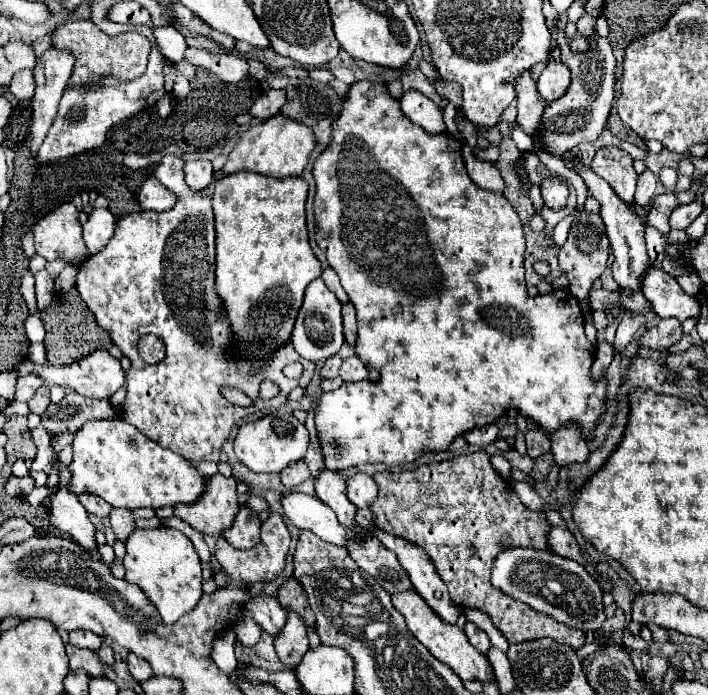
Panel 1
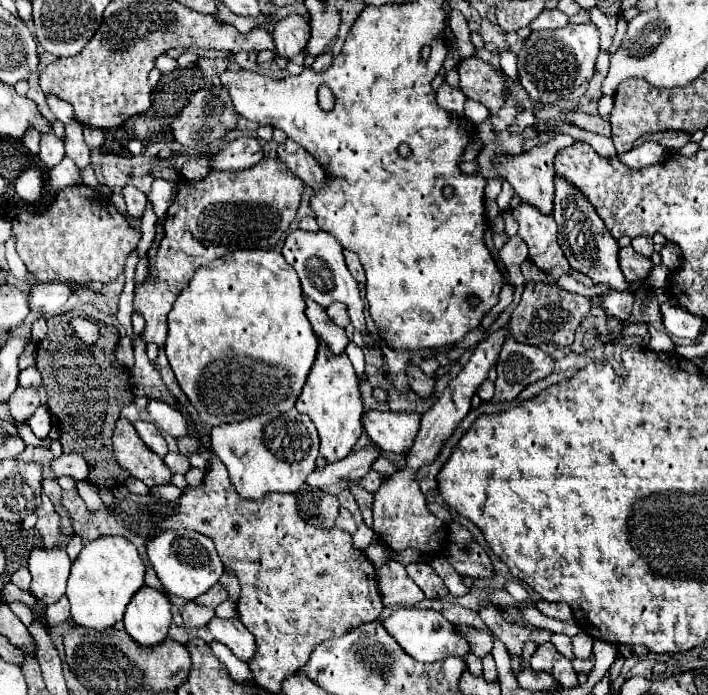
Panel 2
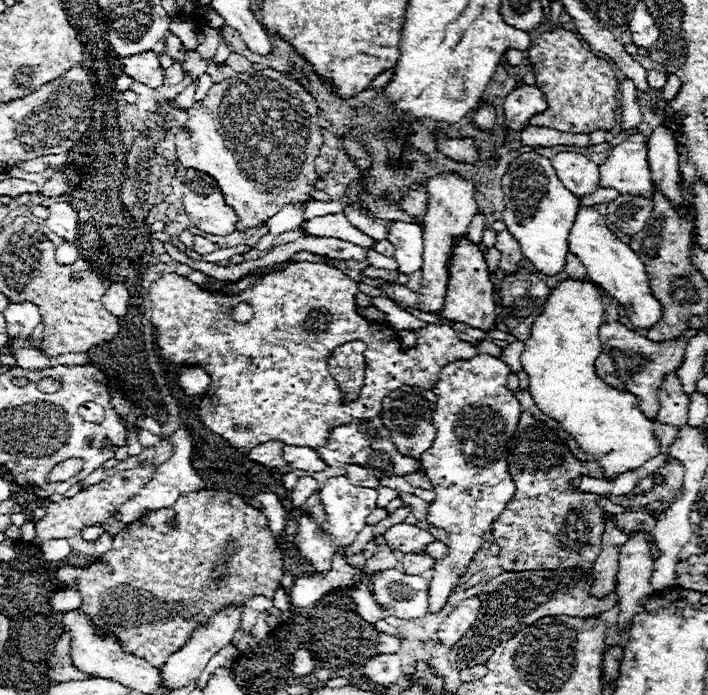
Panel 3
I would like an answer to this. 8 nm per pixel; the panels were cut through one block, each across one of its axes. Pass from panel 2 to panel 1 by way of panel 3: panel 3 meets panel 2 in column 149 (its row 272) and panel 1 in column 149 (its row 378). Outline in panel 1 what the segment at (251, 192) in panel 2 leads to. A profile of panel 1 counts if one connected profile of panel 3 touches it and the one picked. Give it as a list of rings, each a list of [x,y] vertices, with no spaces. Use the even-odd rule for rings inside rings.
[[[164,156],[160,166],[156,168],[154,176],[174,194],[180,194],[176,206],[168,212],[132,212],[116,220],[116,230],[110,242],[104,250],[98,254],[92,254],[82,266],[78,266],[76,272],[76,288],[82,296],[82,300],[88,304],[88,308],[94,312],[98,324],[110,334],[112,342],[122,350],[124,356],[130,358],[132,368],[126,374],[128,384],[128,396],[122,404],[124,416],[122,420],[128,424],[134,424],[140,432],[150,436],[150,440],[162,444],[162,448],[170,448],[172,452],[178,452],[190,462],[198,462],[206,458],[212,452],[220,452],[226,438],[230,436],[230,428],[264,408],[270,408],[272,400],[260,400],[260,384],[262,380],[270,378],[280,386],[278,394],[278,406],[286,402],[286,396],[292,388],[300,386],[306,388],[308,382],[314,376],[316,364],[310,360],[304,360],[294,346],[282,344],[274,350],[274,356],[260,374],[246,378],[238,372],[238,364],[234,356],[234,332],[230,330],[230,320],[222,312],[222,298],[218,296],[214,288],[216,280],[216,264],[214,264],[214,214],[210,206],[210,194],[212,188],[206,188],[206,192],[190,192],[184,182],[184,160],[178,156]],[[146,334],[158,336],[166,344],[166,358],[158,362],[156,366],[146,364],[138,354],[138,340]],[[290,362],[300,362],[304,366],[304,372],[298,380],[290,380],[282,374],[284,366]],[[222,386],[234,386],[242,390],[250,400],[252,406],[242,408],[234,406],[220,394]]]

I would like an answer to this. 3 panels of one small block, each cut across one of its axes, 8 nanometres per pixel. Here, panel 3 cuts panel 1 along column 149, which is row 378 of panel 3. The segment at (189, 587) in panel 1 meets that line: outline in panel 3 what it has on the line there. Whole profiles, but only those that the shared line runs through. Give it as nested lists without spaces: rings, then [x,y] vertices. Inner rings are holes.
[[[572,278],[558,282],[552,288],[542,314],[532,324],[530,338],[524,340],[526,348],[524,348],[524,354],[520,356],[520,362],[524,372],[530,376],[530,394],[536,406],[542,412],[546,412],[550,418],[558,420],[576,438],[576,442],[582,446],[584,452],[596,454],[600,458],[600,466],[604,468],[606,476],[616,478],[618,474],[638,468],[646,460],[654,458],[660,446],[652,434],[654,422],[642,414],[636,398],[630,392],[620,392],[610,388],[594,372],[594,362],[602,352],[602,344],[598,338],[598,328],[604,324],[602,298],[604,298],[604,292],[590,282],[572,280]]]

